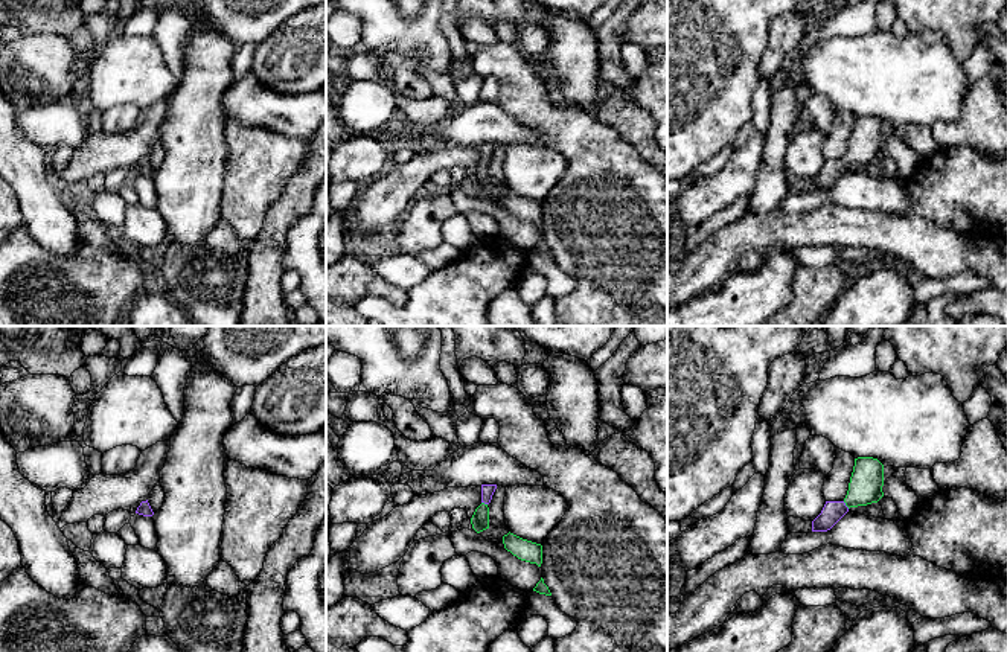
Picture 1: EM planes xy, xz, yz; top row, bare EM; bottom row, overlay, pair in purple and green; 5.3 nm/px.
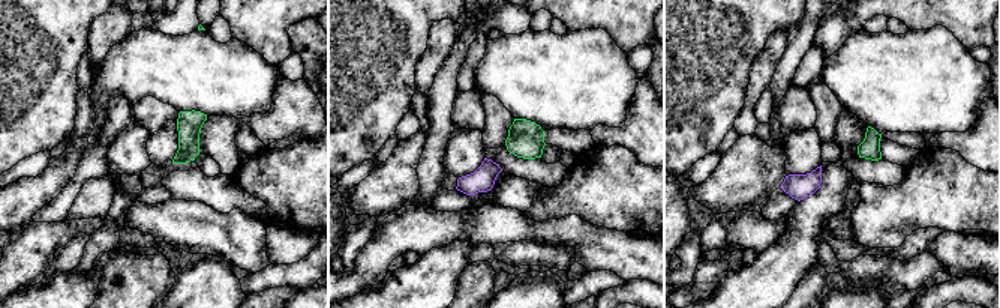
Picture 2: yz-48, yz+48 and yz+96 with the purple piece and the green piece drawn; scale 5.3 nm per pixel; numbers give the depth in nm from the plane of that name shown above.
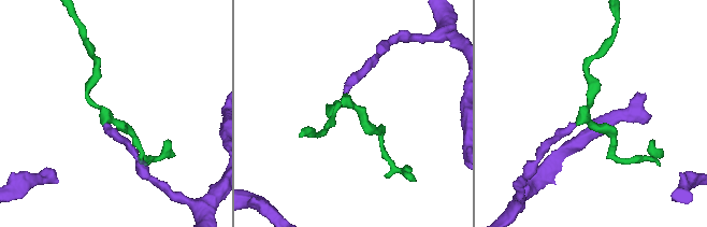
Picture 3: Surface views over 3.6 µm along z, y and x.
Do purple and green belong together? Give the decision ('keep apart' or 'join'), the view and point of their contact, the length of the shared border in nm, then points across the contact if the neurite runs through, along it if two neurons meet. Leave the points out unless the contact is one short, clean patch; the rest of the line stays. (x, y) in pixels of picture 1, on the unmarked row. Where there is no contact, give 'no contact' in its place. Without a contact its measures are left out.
join; meets purple in yz at (844, 163); contact 50 nm long; runs through yz (832, 171), (844, 163), (866, 142)

